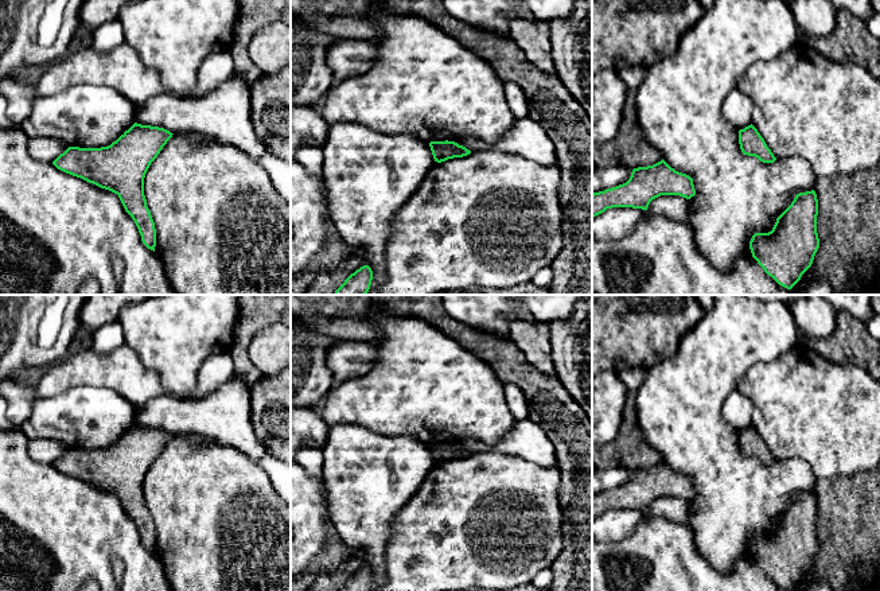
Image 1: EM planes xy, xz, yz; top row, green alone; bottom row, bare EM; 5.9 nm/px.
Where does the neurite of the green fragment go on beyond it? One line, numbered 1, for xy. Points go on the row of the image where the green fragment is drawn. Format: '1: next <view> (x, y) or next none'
1: next none

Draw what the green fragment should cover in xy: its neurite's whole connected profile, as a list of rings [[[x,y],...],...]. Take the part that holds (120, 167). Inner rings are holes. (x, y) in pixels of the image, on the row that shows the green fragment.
[[[135,123],[110,145],[69,147],[52,164],[66,174],[117,194],[135,221],[143,244],[155,252],[156,229],[144,195],[144,178],[172,135],[164,128]]]

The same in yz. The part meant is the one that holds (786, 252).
[[[814,190],[799,193],[776,218],[768,233],[755,233],[749,241],[752,257],[779,285],[791,289],[811,267],[819,248],[817,233],[818,199]]]

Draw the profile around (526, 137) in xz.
[[[530,117],[518,118],[498,140],[488,143],[472,136],[455,140],[471,152],[503,151],[517,153],[538,164],[556,166],[556,148],[544,127]]]

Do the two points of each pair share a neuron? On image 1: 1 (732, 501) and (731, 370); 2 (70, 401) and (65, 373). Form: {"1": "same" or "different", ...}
{"1": "same", "2": "different"}

